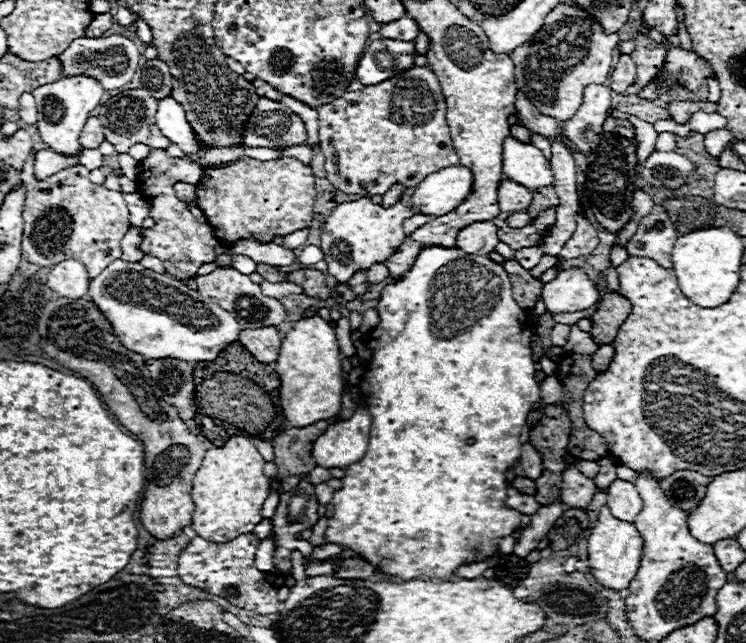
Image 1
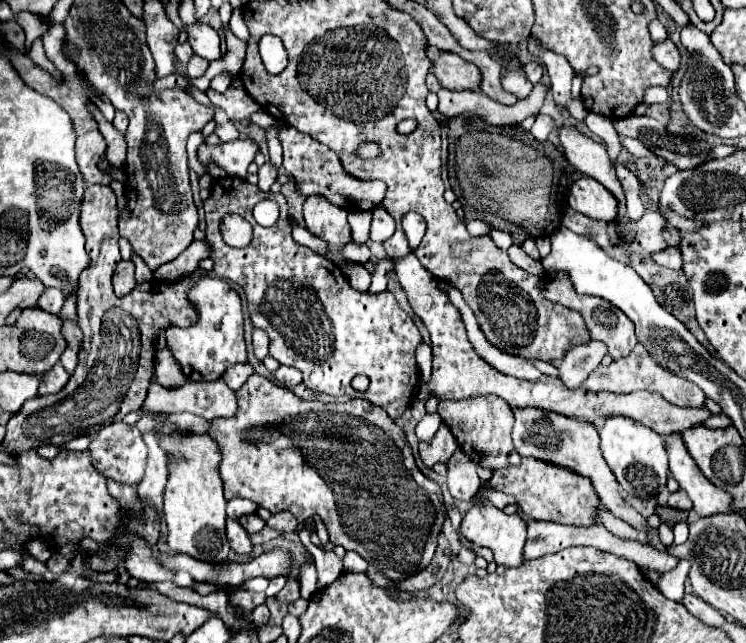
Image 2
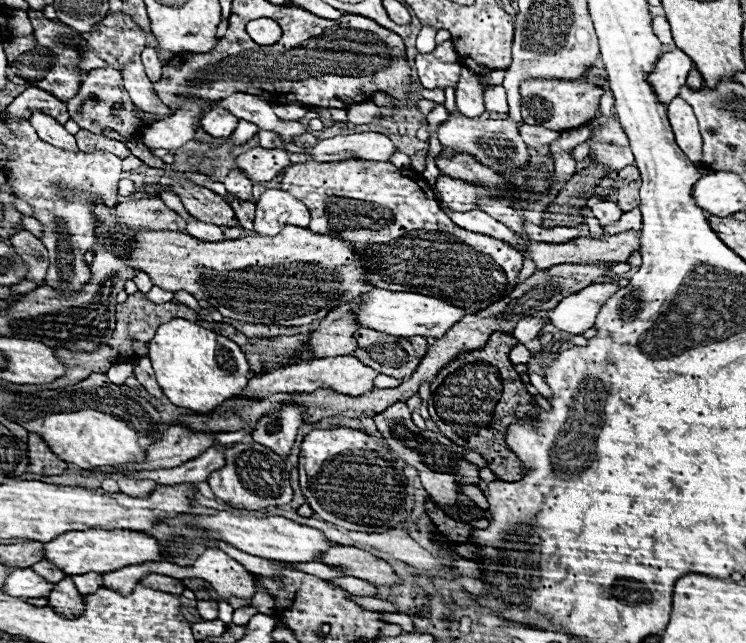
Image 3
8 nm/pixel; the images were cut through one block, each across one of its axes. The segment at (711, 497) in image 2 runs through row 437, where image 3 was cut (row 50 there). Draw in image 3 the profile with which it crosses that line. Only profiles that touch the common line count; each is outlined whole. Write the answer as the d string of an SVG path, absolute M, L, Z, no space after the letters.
M674 48L658 58L656 68L648 78L648 84L652 86L654 94L658 94L658 100L662 104L668 104L672 98L678 96L690 70L692 60L682 50Z

